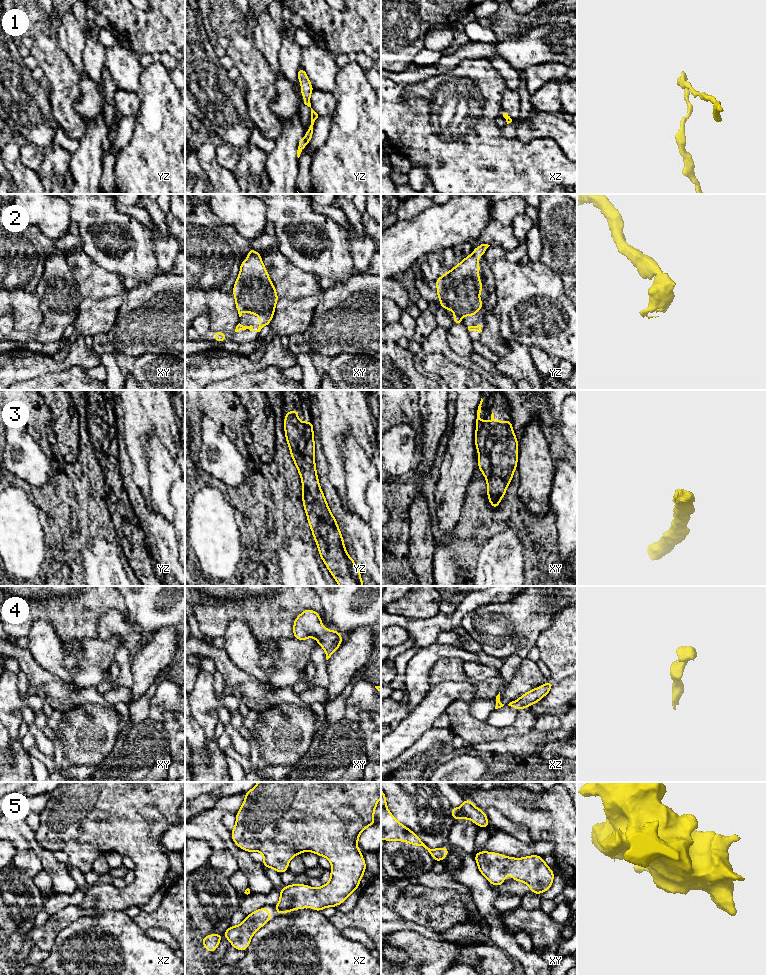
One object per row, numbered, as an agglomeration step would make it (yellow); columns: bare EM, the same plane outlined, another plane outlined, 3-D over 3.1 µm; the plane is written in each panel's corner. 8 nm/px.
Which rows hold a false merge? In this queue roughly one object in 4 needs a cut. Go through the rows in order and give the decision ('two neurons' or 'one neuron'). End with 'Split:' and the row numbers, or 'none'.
1: one neuron
2: one neuron
3: one neuron
4: one neuron
5: one neuron
Split: none

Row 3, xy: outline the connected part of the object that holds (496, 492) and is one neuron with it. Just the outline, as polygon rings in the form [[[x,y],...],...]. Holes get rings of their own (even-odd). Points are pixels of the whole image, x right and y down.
[[[481,398],[477,410],[475,446],[479,470],[487,480],[488,500],[496,510],[517,469],[518,439],[512,421],[495,421],[493,412],[490,422],[480,419],[482,402]]]

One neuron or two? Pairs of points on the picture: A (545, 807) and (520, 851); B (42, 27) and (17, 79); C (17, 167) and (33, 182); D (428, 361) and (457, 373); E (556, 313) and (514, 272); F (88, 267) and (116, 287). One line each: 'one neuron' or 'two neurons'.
A: two neurons
B: two neurons
C: one neuron
D: one neuron
E: one neuron
F: one neuron

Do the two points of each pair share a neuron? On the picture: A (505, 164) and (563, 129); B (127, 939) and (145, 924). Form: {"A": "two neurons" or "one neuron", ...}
{"A": "two neurons", "B": "two neurons"}

